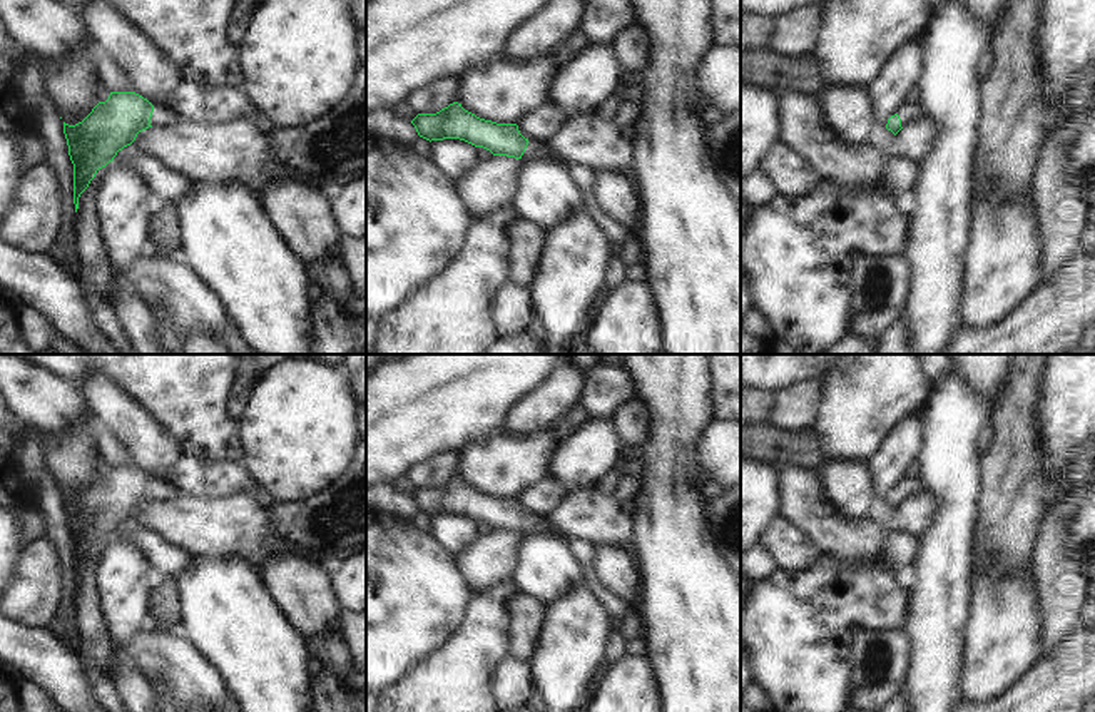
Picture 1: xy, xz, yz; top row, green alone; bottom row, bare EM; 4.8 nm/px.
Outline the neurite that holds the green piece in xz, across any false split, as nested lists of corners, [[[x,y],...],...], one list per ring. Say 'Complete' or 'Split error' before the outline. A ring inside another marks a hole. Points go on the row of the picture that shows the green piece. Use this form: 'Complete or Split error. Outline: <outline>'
Split error. Outline: [[[453,102],[436,114],[418,114],[411,124],[426,140],[460,139],[475,147],[483,147],[493,155],[522,160],[547,159],[543,142],[525,139],[517,124],[497,124],[476,117]]]

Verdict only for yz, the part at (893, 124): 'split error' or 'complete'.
split error

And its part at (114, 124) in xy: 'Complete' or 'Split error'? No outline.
Split error.

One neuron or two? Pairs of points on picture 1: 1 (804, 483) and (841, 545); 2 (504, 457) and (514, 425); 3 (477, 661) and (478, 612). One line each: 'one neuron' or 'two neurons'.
1: one neuron
2: two neurons
3: one neuron

